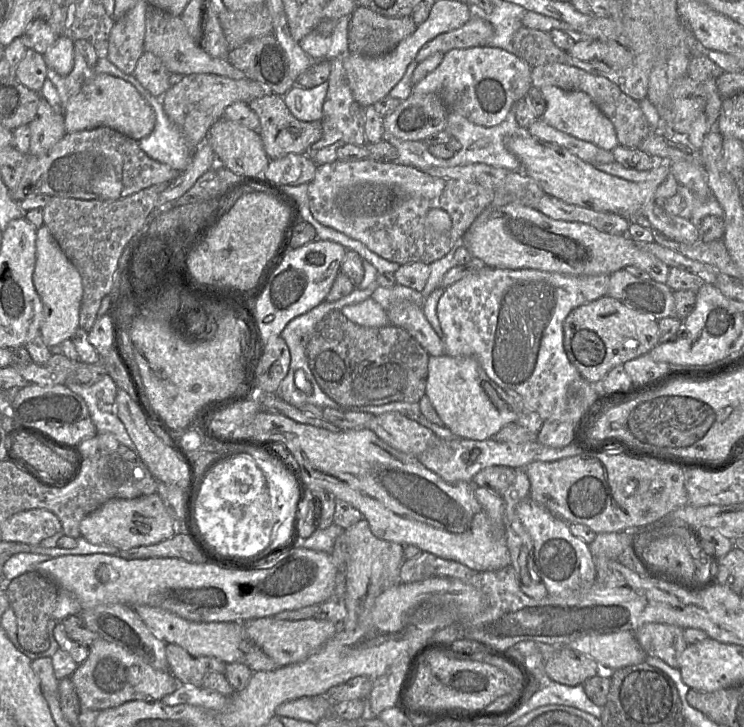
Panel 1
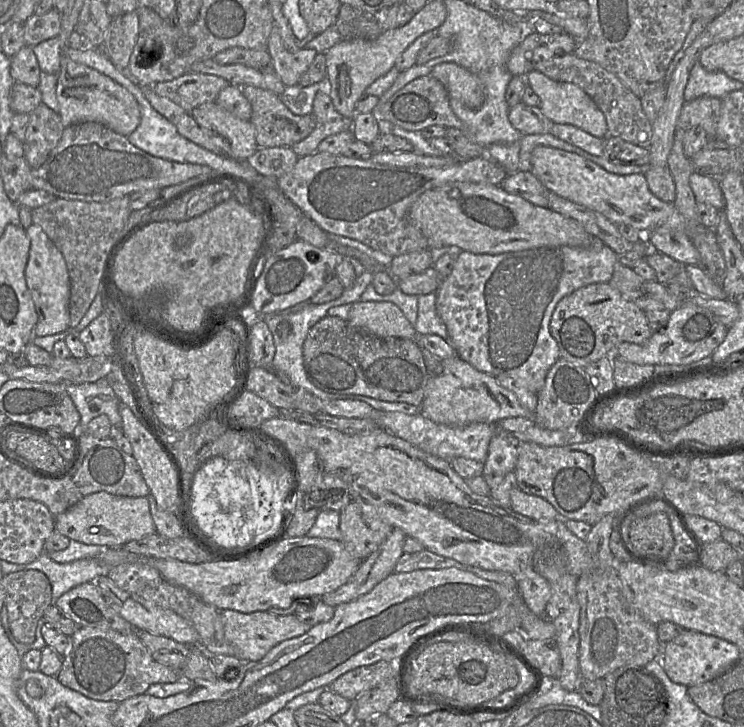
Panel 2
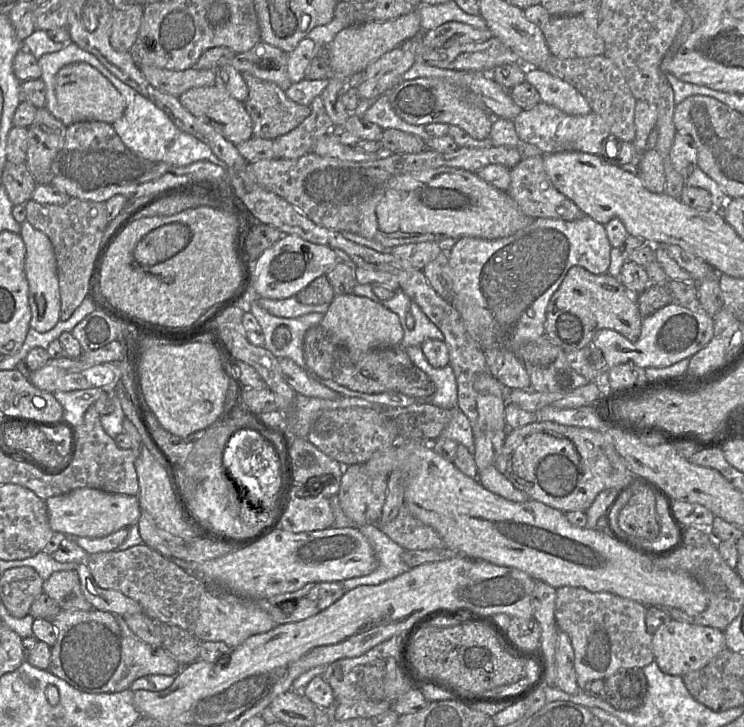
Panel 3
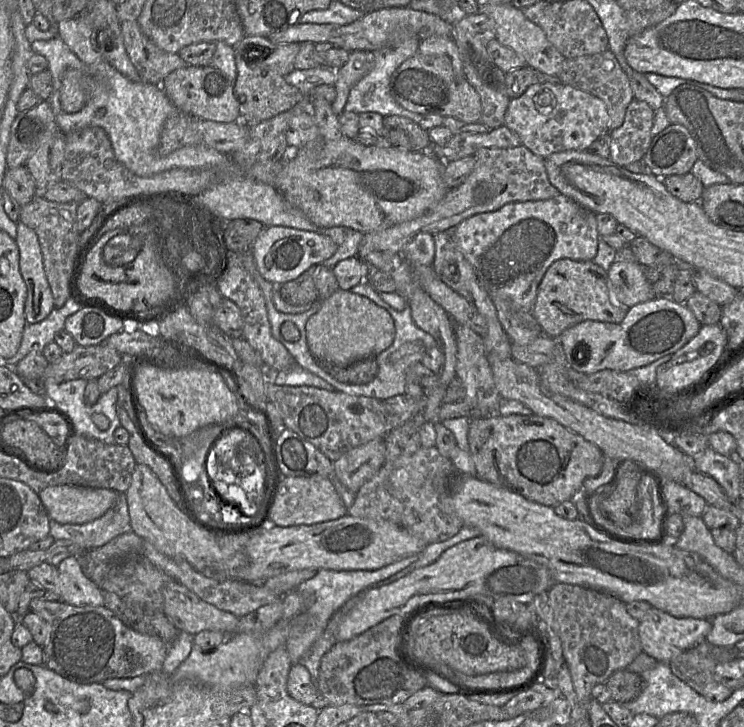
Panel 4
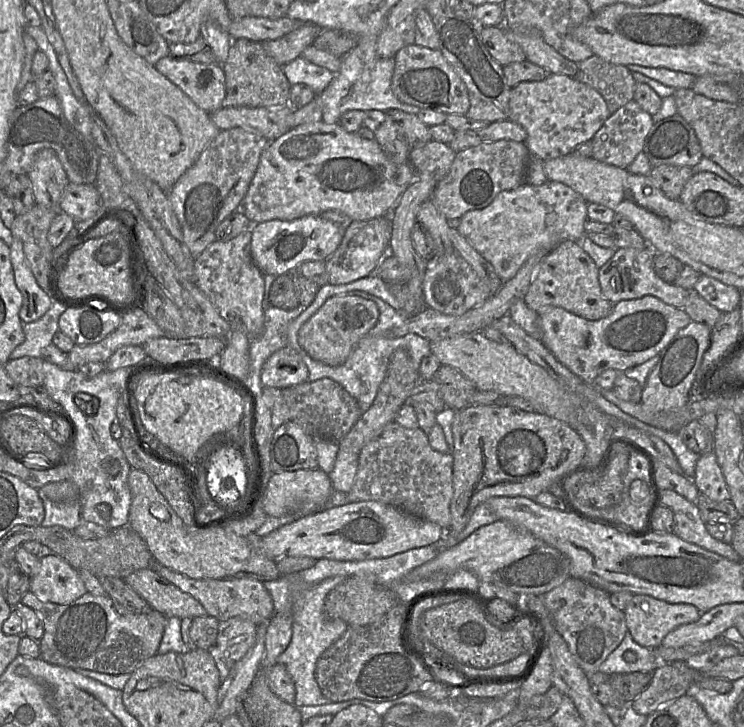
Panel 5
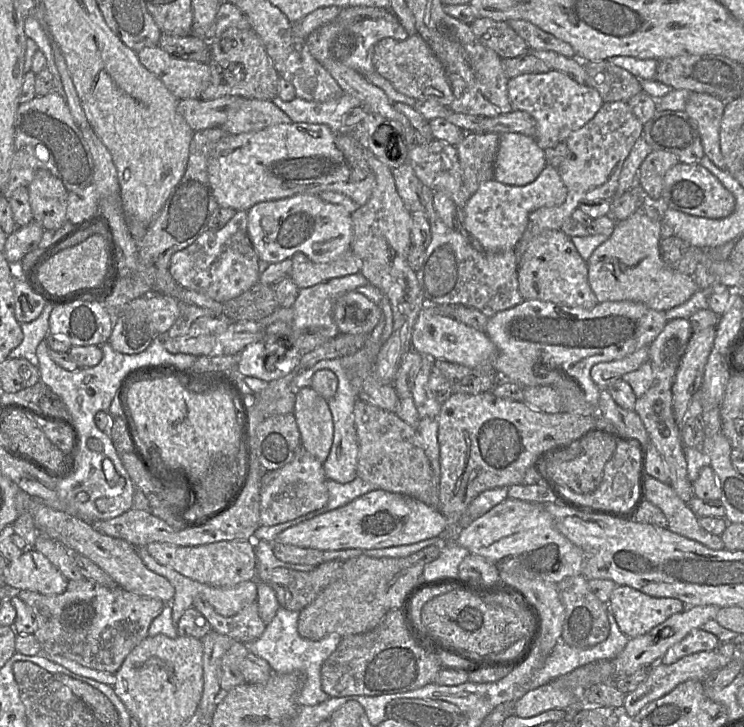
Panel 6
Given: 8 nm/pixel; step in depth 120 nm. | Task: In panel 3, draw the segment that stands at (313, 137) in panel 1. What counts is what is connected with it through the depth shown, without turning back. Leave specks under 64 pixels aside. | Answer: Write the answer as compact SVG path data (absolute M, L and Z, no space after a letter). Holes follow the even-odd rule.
M249 73L241 75L248 88L248 98L244 102L244 106L253 123L254 137L275 140L295 129L310 115L309 106L290 100L285 91L276 84L261 80Z

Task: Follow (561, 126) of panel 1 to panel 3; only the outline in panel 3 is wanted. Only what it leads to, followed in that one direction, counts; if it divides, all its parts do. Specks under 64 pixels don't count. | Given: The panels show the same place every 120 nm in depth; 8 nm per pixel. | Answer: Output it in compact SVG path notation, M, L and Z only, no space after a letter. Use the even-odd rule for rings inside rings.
M526 68L525 81L537 90L543 103L570 115L587 115L592 112L588 101L573 86L542 69Z

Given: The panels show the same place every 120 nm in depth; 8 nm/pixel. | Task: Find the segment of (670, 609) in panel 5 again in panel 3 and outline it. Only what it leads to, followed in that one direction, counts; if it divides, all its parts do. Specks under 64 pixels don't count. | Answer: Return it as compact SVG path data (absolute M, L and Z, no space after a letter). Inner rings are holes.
M671 619L652 635L654 661L662 672L682 677L705 667L720 651L727 649L724 633L716 628Z

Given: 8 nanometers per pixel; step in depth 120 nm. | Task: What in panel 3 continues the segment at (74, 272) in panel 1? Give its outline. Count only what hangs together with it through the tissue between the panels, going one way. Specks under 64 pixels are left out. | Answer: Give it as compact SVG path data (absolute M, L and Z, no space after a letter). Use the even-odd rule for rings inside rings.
M27 221L21 223L20 235L26 247L25 274L29 286L30 327L38 332L47 332L60 321L60 291L53 246L47 235Z

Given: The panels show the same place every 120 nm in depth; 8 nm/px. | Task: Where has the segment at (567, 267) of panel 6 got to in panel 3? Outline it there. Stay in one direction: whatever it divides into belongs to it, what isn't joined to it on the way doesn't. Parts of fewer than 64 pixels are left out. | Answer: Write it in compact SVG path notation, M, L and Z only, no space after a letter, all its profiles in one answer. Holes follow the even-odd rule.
M573 266L548 303L545 334L564 352L572 352L590 345L595 334L602 329L614 330L630 341L636 341L641 333L642 319L637 297L623 286L618 277L607 273L596 275Z

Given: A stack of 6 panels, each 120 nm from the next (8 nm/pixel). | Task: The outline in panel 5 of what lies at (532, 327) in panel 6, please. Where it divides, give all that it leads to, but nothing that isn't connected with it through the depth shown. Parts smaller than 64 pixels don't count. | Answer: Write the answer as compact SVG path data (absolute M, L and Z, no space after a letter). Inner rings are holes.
M650 295L619 301L607 317L599 320L587 320L559 307L540 311L538 318L541 342L587 384L593 384L606 369L624 372L658 355L678 331L692 321L683 309Z

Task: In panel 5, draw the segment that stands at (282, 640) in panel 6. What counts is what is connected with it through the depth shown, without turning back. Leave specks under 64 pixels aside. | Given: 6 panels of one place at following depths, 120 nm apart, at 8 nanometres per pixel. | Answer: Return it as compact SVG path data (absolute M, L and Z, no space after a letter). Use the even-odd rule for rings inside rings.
M345 577L327 578L300 593L292 605L292 637L286 650L278 657L277 664L283 665L295 685L294 706L321 706L330 701L323 695L316 681L315 670L320 656L347 631L342 619L325 616L324 603L327 595L342 583Z

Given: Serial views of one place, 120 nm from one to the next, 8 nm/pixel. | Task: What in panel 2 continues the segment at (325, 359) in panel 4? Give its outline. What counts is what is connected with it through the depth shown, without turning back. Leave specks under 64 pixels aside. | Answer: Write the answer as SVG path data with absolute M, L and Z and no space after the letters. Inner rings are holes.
M356 301L350 306L347 321L378 337L415 340L418 335L401 309L391 302Z

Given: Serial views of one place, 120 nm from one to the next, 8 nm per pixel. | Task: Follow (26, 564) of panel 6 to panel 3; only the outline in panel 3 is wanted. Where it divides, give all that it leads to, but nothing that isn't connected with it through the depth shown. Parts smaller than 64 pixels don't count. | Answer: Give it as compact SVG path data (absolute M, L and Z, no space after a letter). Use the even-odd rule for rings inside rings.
M80 562L75 571L79 576L81 591L94 609L114 613L121 617L143 613L141 605L135 600L119 591L99 587L85 562Z

